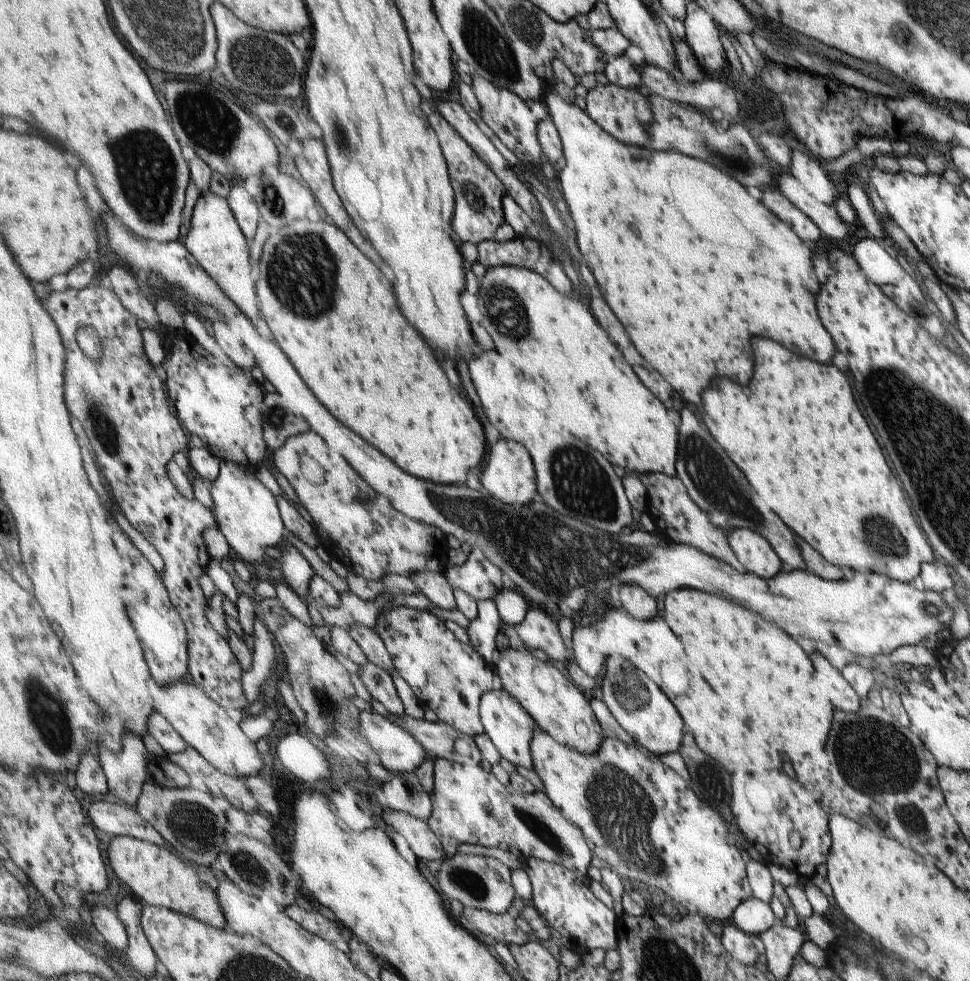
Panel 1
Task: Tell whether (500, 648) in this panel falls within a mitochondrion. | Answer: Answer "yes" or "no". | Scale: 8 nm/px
no

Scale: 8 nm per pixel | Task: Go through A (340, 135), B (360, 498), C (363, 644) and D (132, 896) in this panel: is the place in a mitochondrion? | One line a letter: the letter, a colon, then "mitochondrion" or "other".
A: mitochondrion
B: mitochondrion
C: other
D: other

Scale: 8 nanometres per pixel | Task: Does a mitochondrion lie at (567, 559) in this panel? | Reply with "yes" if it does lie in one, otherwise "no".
yes

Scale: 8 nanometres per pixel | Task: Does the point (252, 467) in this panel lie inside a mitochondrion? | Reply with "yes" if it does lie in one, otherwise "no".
no

